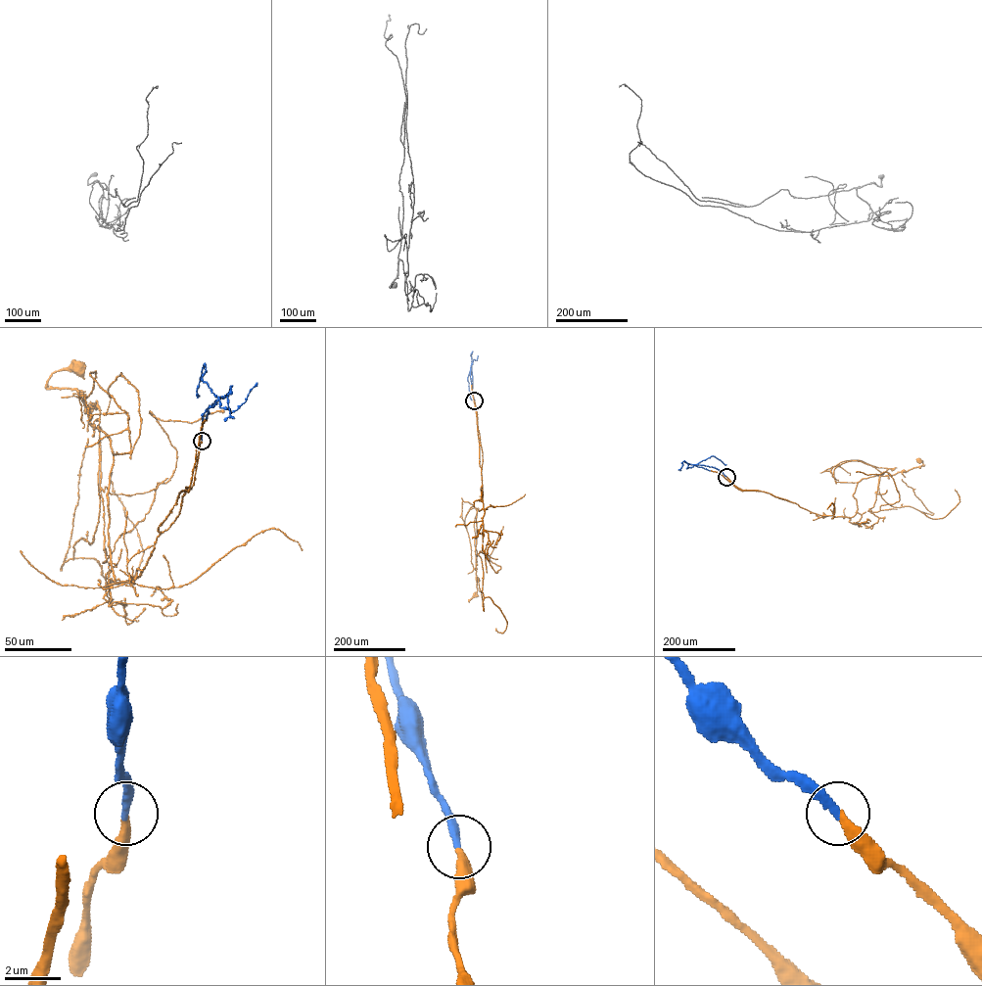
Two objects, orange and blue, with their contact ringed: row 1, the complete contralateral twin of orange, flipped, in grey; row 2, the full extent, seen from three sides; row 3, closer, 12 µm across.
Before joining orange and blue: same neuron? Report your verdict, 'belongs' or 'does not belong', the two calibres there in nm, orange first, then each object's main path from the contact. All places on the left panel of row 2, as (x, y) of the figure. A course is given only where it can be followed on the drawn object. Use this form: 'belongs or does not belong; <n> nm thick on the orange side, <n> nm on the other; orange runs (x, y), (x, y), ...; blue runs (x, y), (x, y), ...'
belongs; 320 nm thick on the orange side, 320 nm on the other; orange runs (202, 441), (179, 513), (133, 584), (116, 583), (110, 439), (90, 425), (84, 396), (47, 388), (79, 365); blue runs (202, 441), (203, 414), (222, 398), (216, 397), (202, 379), (204, 364), (196, 393), (199, 397)

